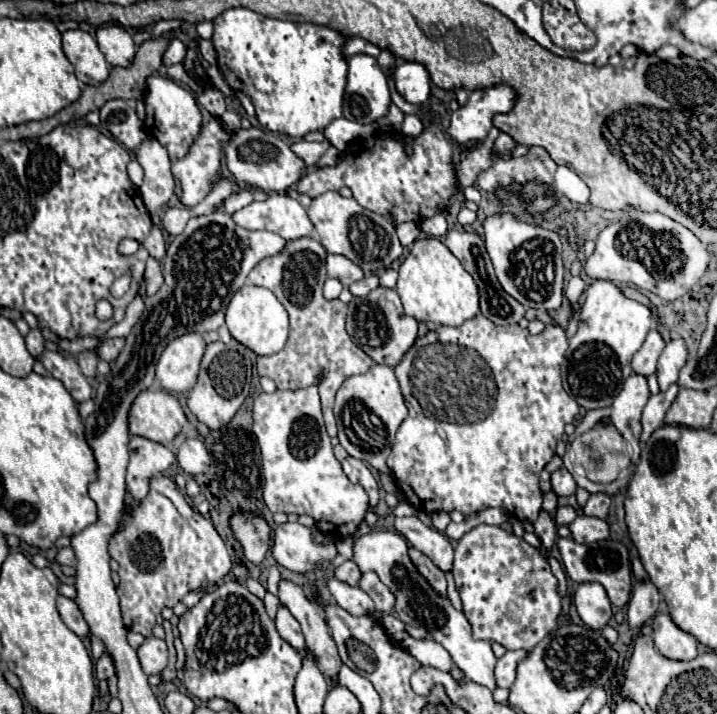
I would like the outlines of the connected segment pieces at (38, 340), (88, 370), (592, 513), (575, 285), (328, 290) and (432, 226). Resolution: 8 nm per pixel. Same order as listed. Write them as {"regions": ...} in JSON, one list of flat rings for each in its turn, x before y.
{"regions":[[[31,329,31,331,27,333,27,337,25,337,25,345,27,345,27,351,29,351,33,357,39,357,41,351,45,349,41,331,39,331,39,329]],[[93,351,79,353,77,363,79,363,85,377,95,377,95,373,97,373,97,355]],[[597,493,597,495,591,495,589,497,589,501,583,507,583,513,589,515,589,517,605,519,607,517,607,511,609,511,609,505,611,505,611,497,609,495,603,495,603,493]],[[571,277,571,281,569,281,567,287,565,287,565,297,567,297,571,303,575,303,575,301,581,297,583,291,585,291,585,281,583,281,581,277]],[[327,279,323,285,323,295,325,299,337,299,339,293,343,291,343,285,337,279]],[[435,215,421,223,421,229,429,236,439,238,447,233,447,221,443,215]]]}

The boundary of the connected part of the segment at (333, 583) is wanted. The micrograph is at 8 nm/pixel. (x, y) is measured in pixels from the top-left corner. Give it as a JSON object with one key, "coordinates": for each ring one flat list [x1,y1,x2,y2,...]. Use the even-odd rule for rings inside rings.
{"coordinates":[[329,579,327,589,333,595,335,603,341,605,351,615,373,615,375,613,373,599,359,587,351,587,339,579]]}

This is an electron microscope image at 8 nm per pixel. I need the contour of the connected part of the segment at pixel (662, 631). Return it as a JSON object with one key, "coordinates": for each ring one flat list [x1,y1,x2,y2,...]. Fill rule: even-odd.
{"coordinates":[[667,613,653,617,653,641,657,651,667,659,691,661,697,657,697,641,693,635,681,631]]}

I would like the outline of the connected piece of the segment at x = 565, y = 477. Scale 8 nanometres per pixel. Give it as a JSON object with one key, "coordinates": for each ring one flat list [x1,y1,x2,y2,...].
{"coordinates":[[565,467,551,473,551,485,553,485,555,495,573,495,577,489,575,479,571,477,571,473]]}

